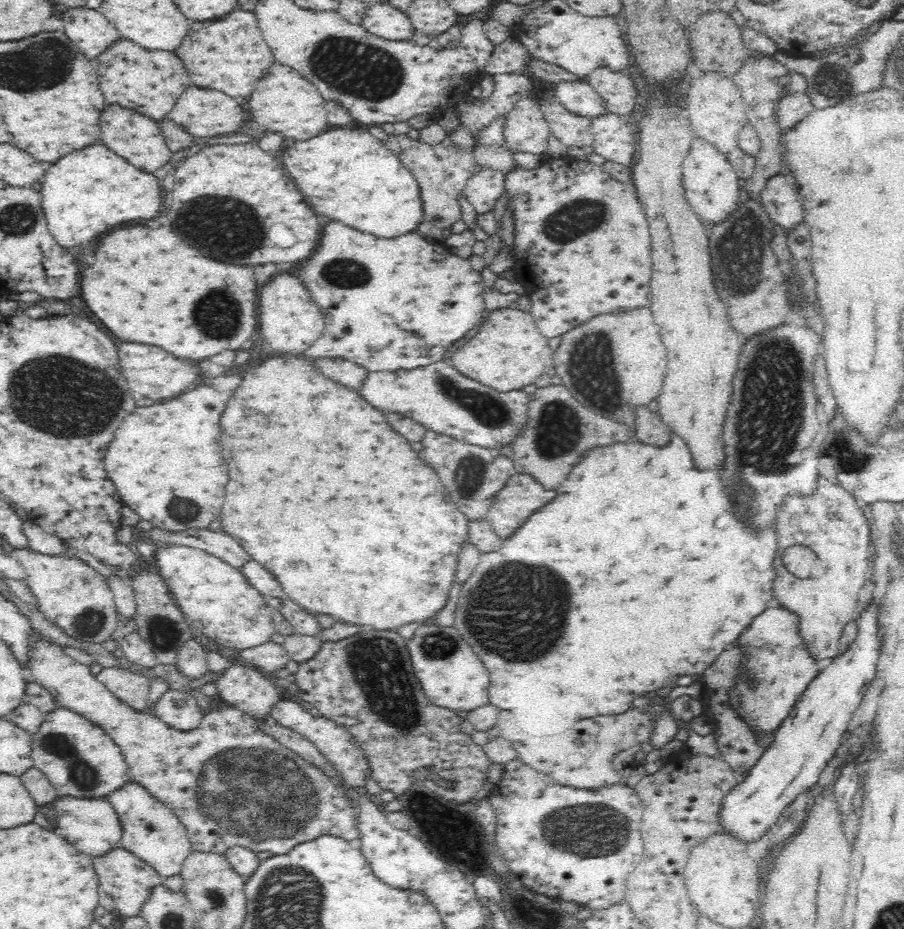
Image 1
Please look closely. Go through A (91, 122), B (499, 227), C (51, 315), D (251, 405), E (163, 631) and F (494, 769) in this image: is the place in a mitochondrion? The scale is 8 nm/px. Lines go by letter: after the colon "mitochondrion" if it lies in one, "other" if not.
A: other
B: other
C: other
D: other
E: mitochondrion
F: other

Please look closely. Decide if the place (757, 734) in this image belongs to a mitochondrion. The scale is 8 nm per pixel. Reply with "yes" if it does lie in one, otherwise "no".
no

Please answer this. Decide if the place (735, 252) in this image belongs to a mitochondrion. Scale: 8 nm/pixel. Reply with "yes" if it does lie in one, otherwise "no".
yes

